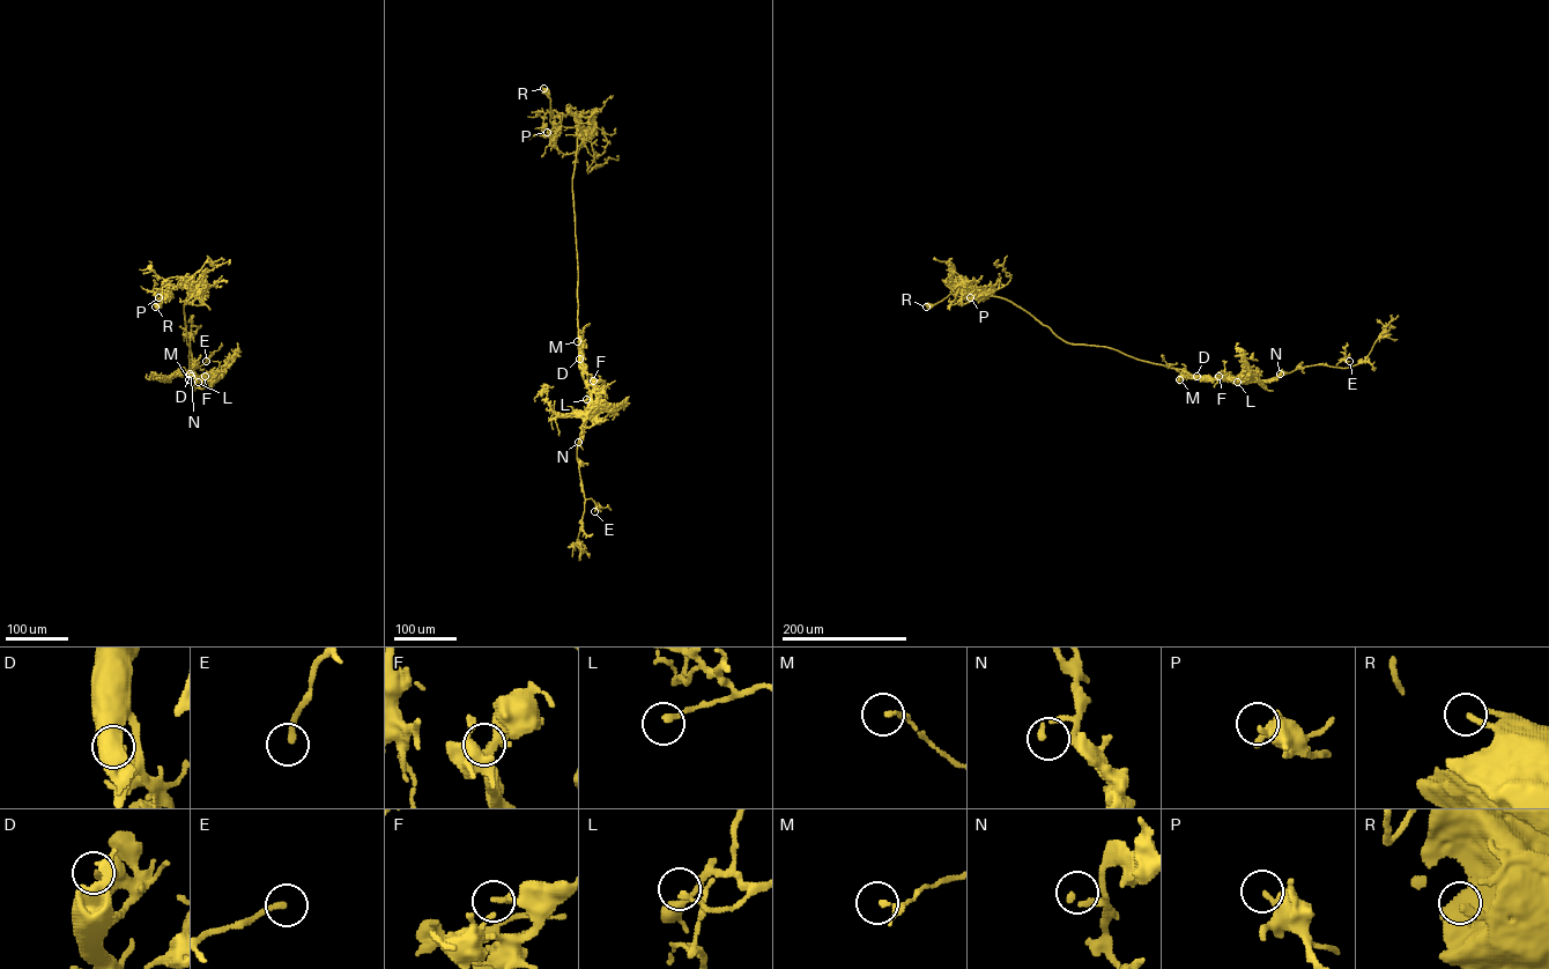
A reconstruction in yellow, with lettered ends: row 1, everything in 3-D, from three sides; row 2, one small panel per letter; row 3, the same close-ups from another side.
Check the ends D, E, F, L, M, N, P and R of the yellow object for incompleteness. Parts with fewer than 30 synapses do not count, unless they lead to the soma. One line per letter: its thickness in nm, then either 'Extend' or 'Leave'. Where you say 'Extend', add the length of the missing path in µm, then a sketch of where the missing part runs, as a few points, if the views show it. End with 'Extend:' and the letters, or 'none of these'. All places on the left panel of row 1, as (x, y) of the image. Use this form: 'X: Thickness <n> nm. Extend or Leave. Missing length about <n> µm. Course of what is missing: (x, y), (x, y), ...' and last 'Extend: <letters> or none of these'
D: Thickness 220 nm. Leave
E: Thickness 200 nm. Leave
F: Thickness 260 nm. Leave
L: Thickness 170 nm. Leave
M: Thickness 220 nm. Leave
N: Thickness 190 nm. Leave
P: Thickness 260 nm. Leave
R: Thickness 260 nm. Leave
Extend: none of these

